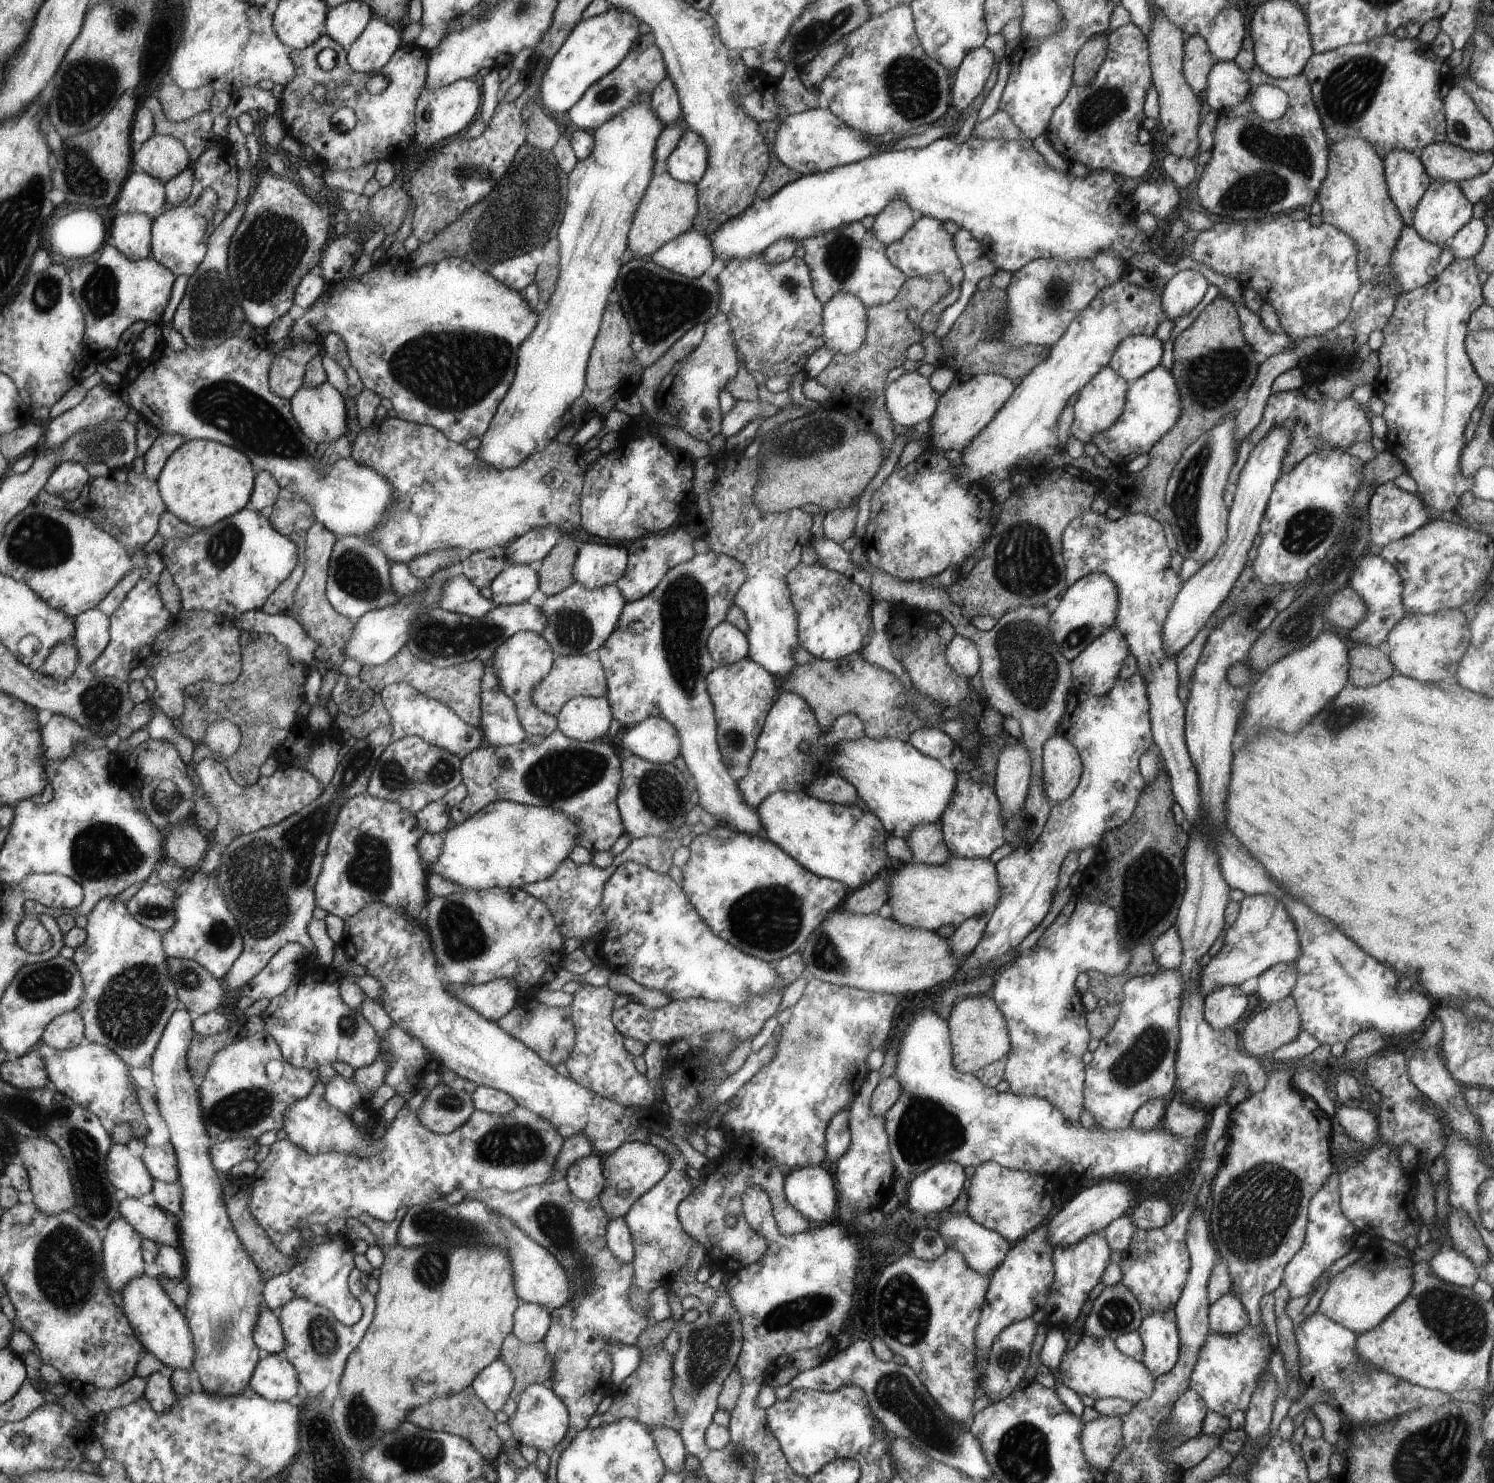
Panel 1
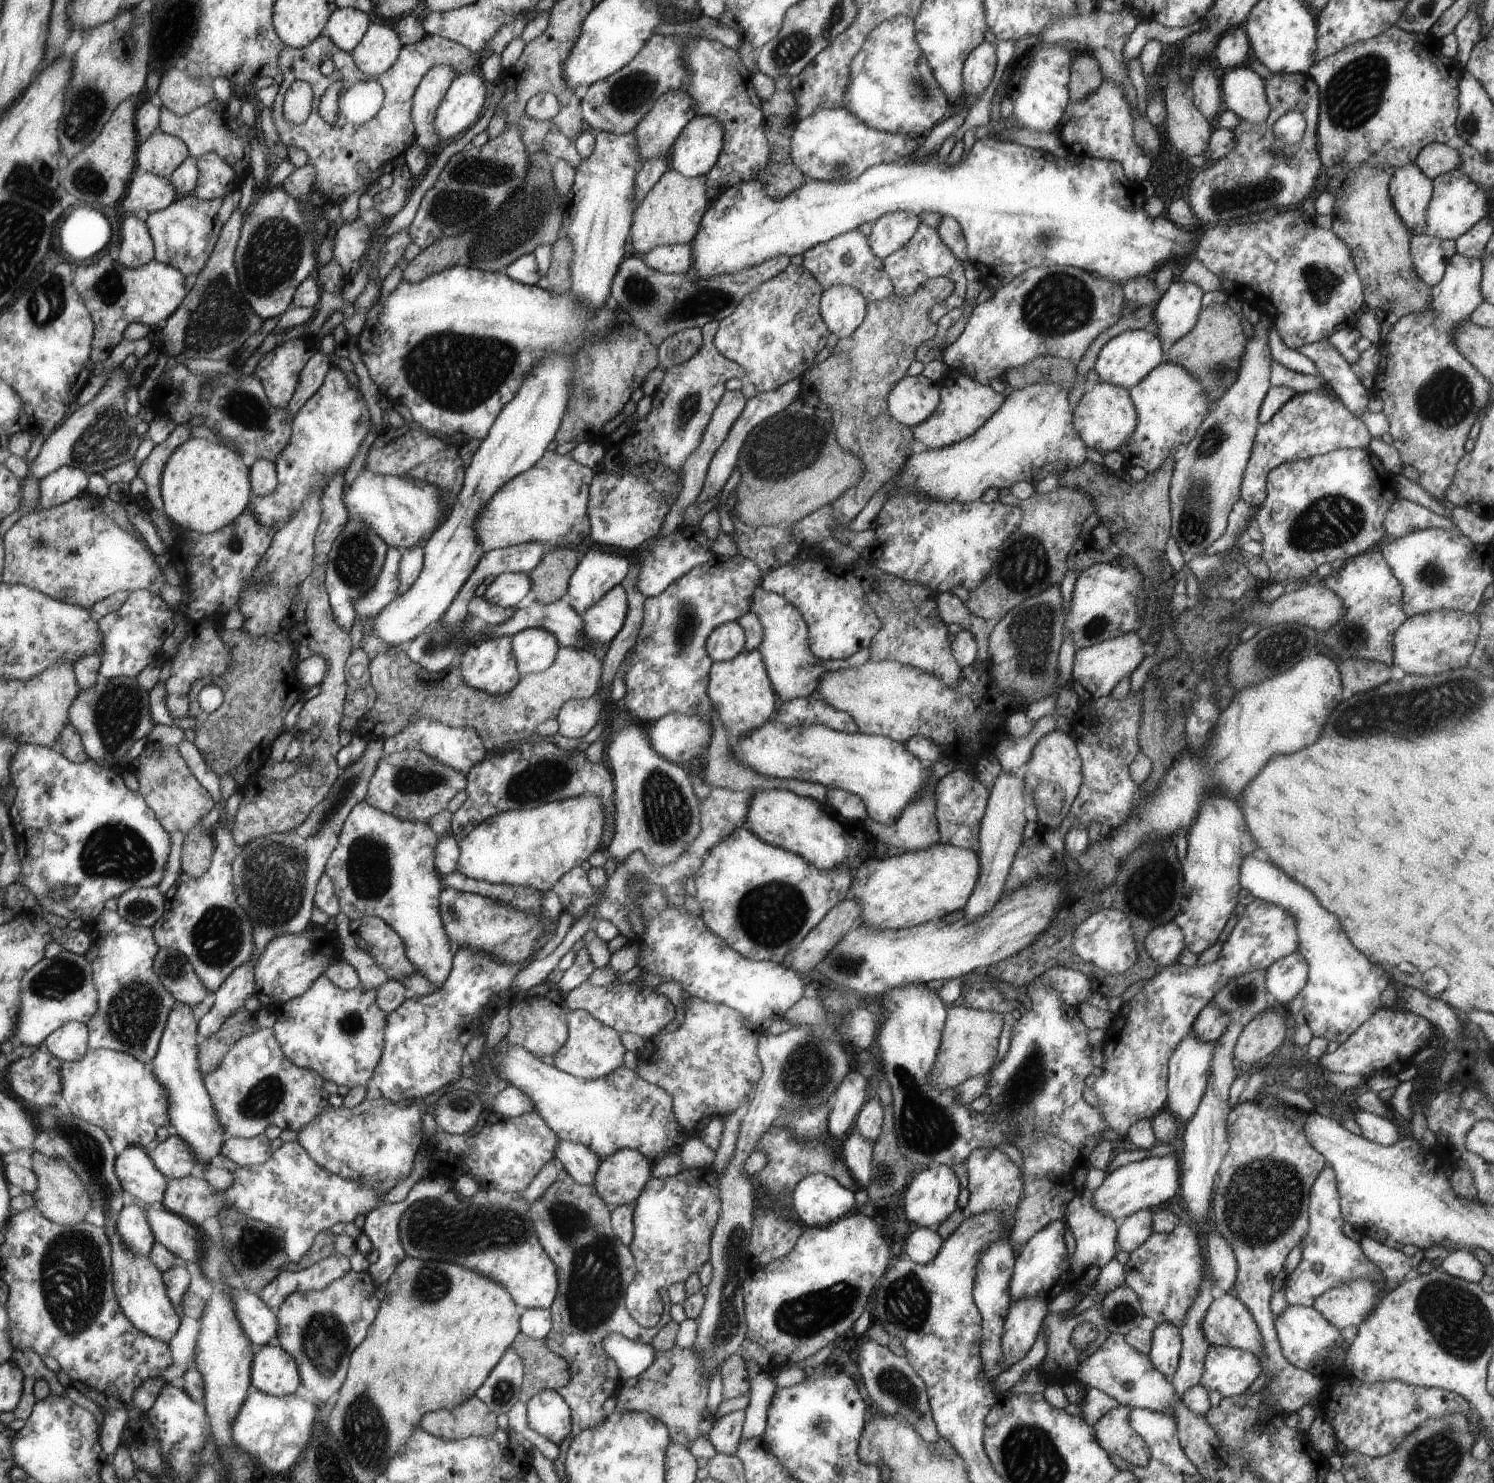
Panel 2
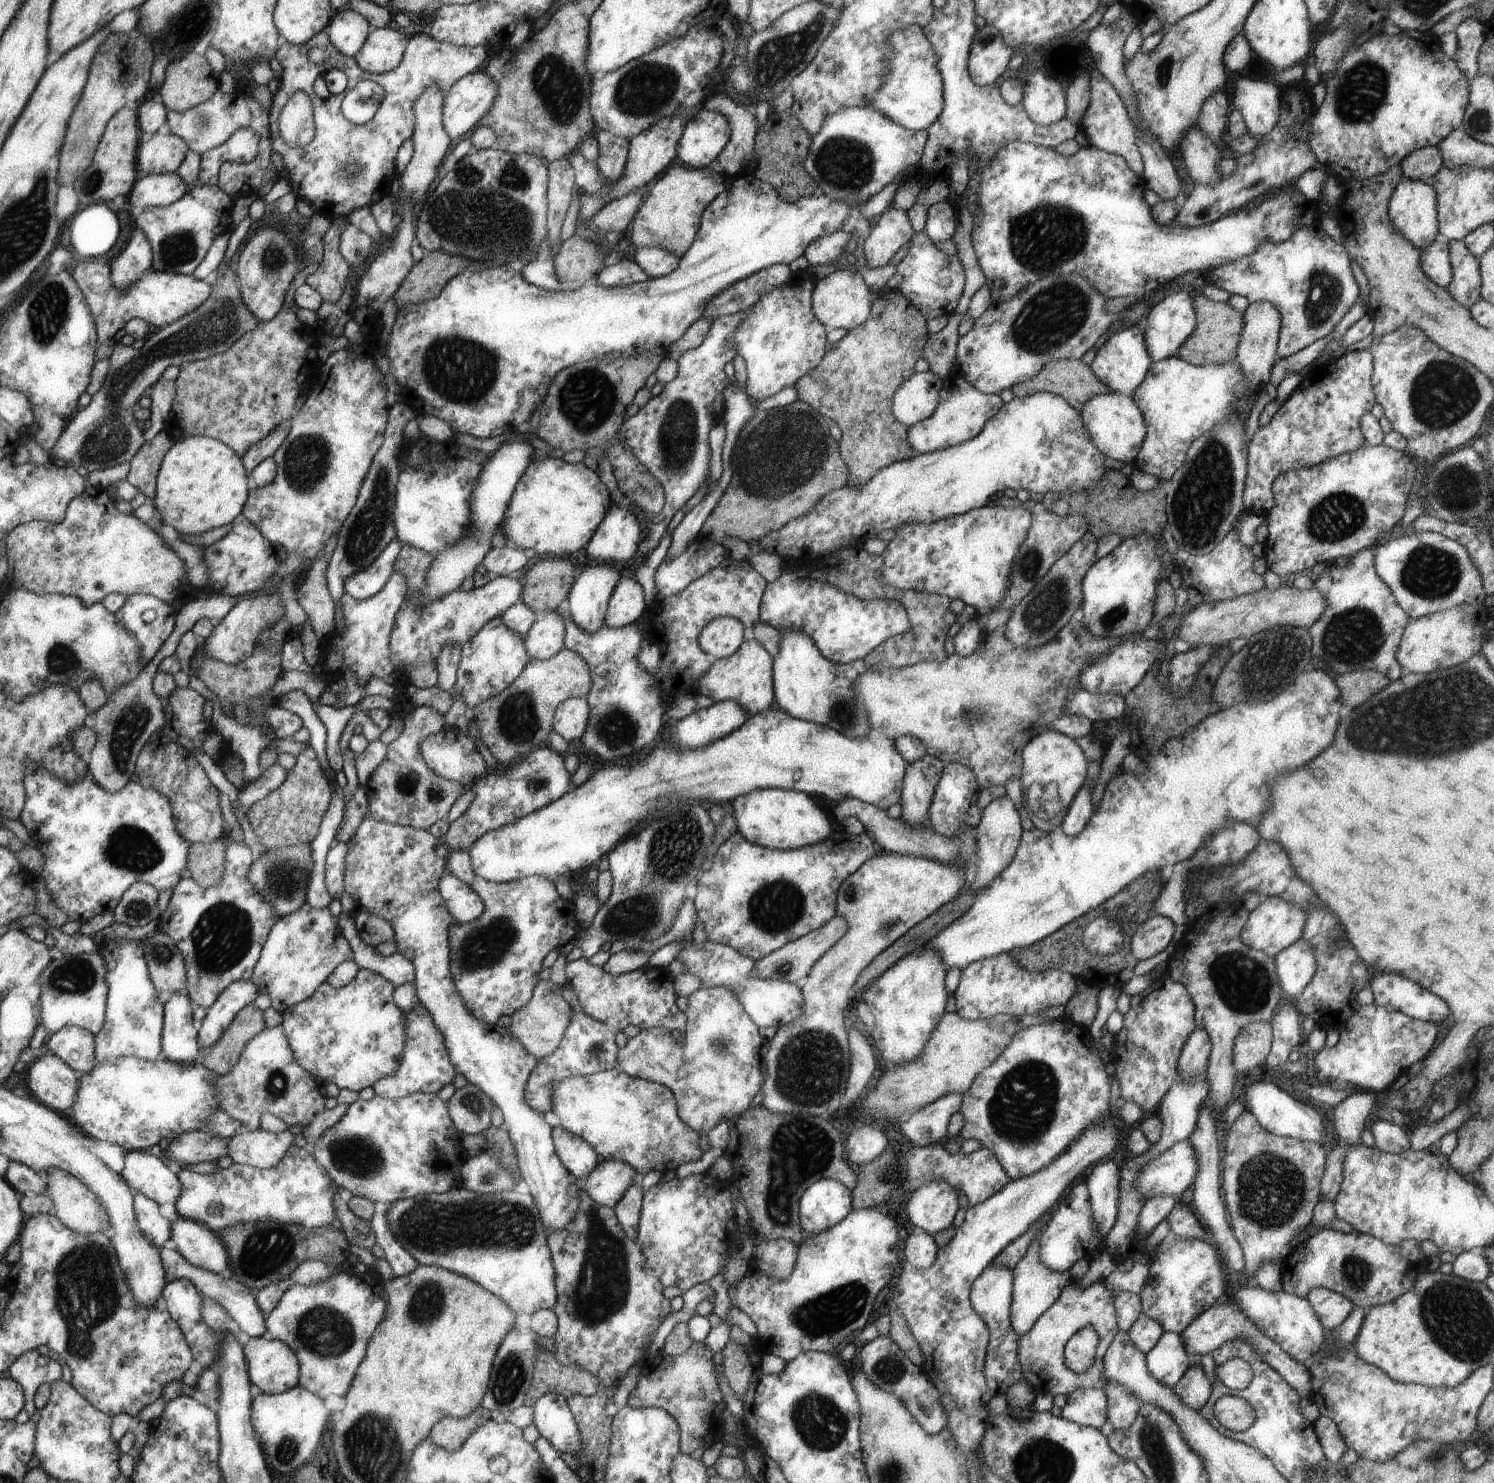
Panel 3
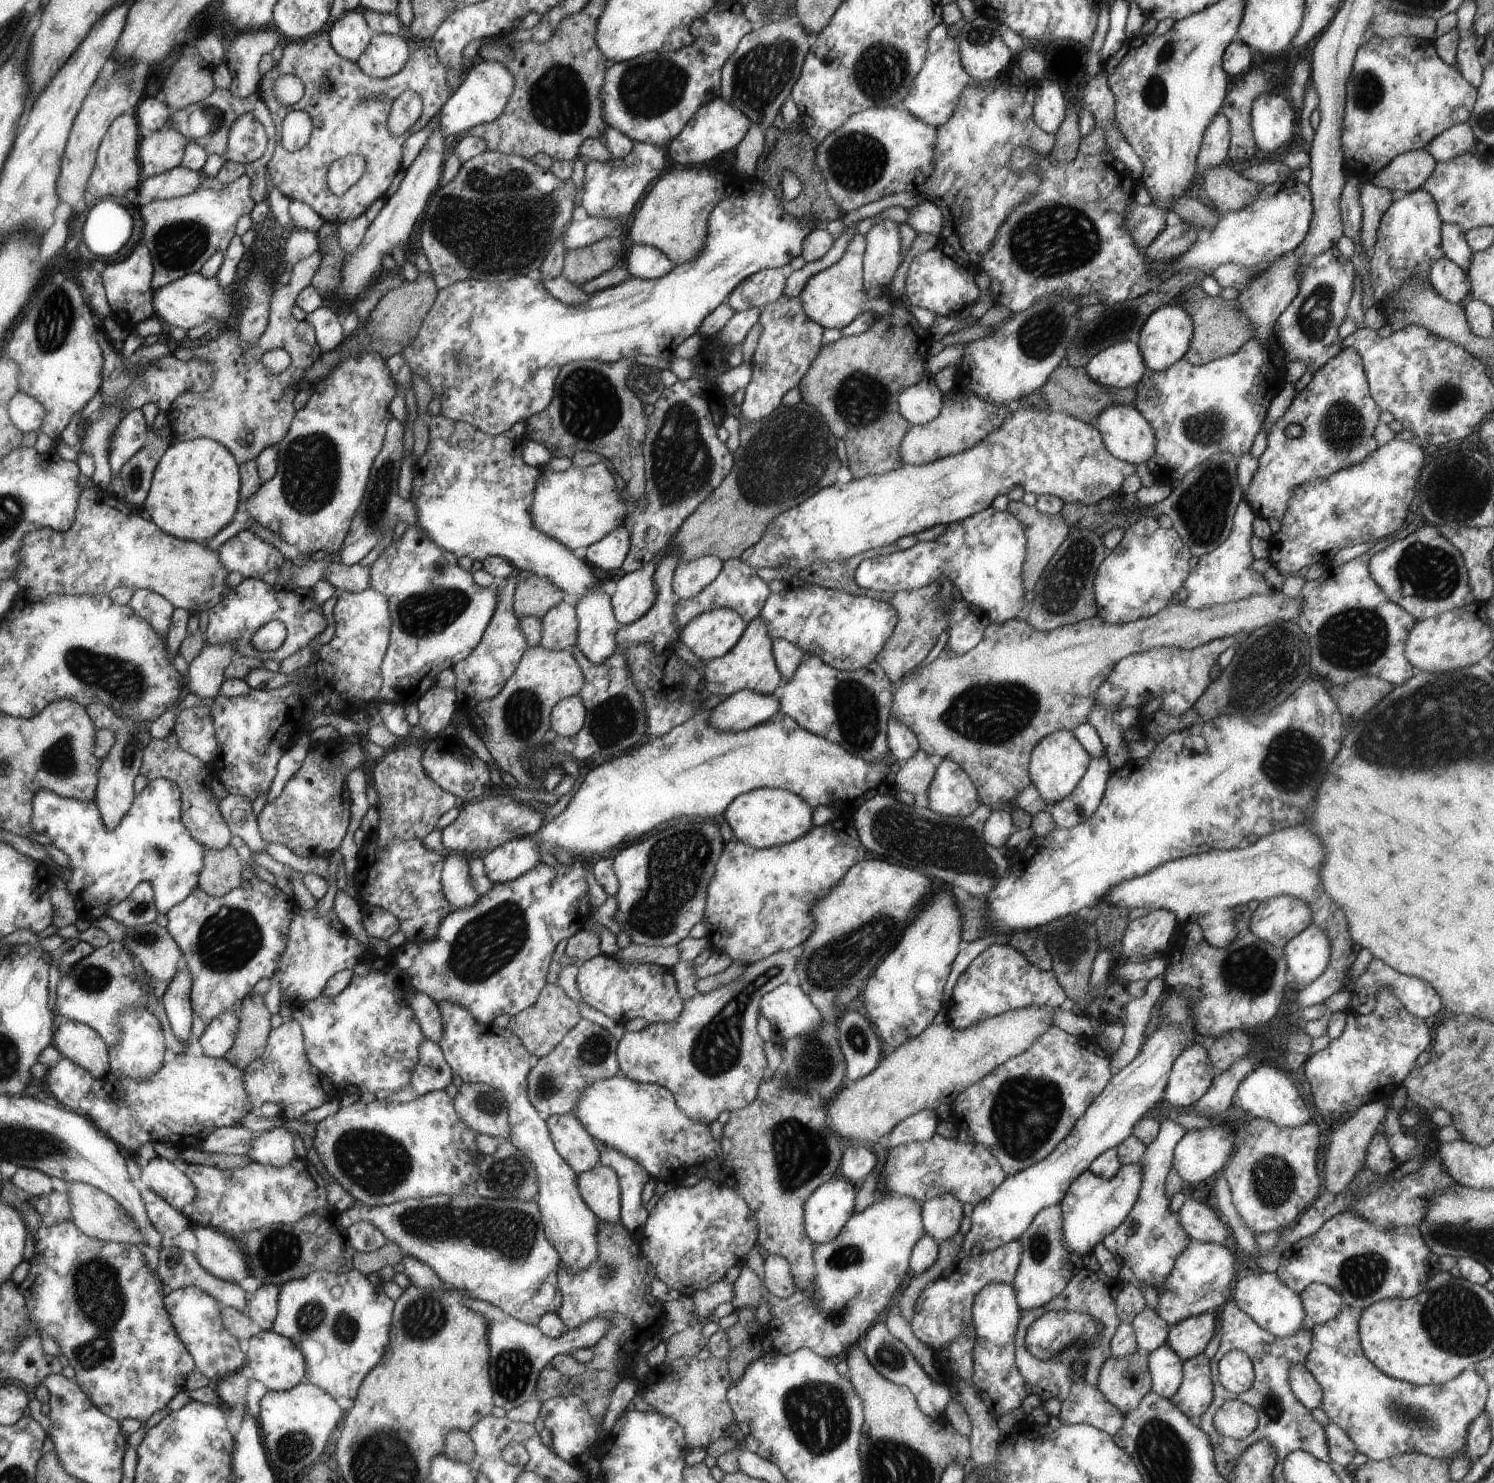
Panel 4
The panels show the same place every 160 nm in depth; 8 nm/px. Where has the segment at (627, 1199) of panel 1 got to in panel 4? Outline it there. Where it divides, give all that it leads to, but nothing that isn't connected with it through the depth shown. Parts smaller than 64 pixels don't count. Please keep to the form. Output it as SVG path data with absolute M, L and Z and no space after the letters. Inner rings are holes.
M596 1165L593 1169L578 1174L579 1191L588 1208L600 1221L618 1225L620 1216L619 1175L607 1165Z

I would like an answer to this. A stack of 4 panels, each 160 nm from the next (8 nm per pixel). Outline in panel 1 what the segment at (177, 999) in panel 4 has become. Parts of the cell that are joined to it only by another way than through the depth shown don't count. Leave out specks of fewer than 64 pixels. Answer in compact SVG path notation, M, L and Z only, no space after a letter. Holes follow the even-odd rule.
M179 1008L172 1014L170 1022L160 1039L159 1047L155 1048L151 1060L152 1080L156 1087L154 1096L156 1106L162 1120L166 1122L170 1132L170 1142L175 1148L179 1168L178 1183L184 1188L183 1215L178 1219L180 1224L181 1243L179 1250L185 1260L185 1276L189 1284L189 1297L183 1312L190 1322L190 1329L195 1341L194 1370L198 1372L203 1390L219 1397L239 1395L251 1380L255 1368L262 1358L263 1351L254 1341L255 1324L259 1319L260 1300L256 1298L256 1288L263 1279L258 1266L248 1256L242 1241L227 1213L226 1201L223 1197L223 1185L220 1172L211 1159L212 1136L205 1119L205 1110L201 1105L201 1094L192 1080L192 1072L188 1064L190 1040L194 1036L193 1022L188 1010Z

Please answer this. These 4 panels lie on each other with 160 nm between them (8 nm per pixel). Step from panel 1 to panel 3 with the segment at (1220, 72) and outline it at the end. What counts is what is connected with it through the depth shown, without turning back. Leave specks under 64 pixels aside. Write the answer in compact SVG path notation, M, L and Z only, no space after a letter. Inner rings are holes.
M1242 77L1232 92L1232 104L1242 114L1249 134L1265 137L1278 124L1283 106L1283 87Z

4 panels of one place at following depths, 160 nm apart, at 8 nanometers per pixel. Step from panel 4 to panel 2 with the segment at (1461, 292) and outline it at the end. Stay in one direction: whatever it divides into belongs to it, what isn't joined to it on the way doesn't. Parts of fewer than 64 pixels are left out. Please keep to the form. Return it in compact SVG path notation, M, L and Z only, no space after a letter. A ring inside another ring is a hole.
M1423 234L1411 236L1410 256L1414 272L1430 287L1440 283L1454 254L1457 250L1452 240L1438 240Z

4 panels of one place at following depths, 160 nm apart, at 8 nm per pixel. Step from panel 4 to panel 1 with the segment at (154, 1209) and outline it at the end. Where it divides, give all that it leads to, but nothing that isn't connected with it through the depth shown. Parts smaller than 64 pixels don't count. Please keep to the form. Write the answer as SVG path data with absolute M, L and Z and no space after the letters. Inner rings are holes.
M118 1216L106 1228L103 1240L104 1278L109 1293L119 1300L130 1279L144 1274L143 1236L124 1217Z

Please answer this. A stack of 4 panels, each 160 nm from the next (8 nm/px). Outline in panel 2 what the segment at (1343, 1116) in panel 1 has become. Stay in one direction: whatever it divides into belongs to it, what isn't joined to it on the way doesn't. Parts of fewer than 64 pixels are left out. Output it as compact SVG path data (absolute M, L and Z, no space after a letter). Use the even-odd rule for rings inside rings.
M1359 1110L1356 1113L1355 1122L1360 1128L1360 1134L1365 1140L1383 1146L1392 1146L1400 1138L1400 1132L1394 1124L1384 1117L1377 1116L1372 1112Z

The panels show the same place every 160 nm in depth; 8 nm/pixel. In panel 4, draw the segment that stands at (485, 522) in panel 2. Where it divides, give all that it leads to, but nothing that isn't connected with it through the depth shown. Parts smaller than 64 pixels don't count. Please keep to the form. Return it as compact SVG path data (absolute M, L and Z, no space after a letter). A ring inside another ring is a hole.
M601 461L587 467L572 465L564 472L546 466L542 470L531 508L536 526L548 536L574 550L588 548L623 526L628 506L614 483L614 476Z

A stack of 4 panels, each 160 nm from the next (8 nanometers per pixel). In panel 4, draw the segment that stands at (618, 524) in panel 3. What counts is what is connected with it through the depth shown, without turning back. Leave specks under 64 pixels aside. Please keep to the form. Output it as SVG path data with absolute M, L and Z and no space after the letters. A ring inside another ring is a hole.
M622 526L588 547L585 557L592 566L610 572L622 566L628 550L630 550L630 534Z

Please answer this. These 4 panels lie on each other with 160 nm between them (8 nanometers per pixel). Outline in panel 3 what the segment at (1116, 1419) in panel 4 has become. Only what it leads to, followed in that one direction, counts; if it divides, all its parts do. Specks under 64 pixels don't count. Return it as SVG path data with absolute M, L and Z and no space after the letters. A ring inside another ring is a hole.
M1085 1326L1072 1338L1068 1339L1064 1347L1064 1362L1077 1370L1084 1369L1094 1362L1098 1335L1091 1326ZM1076 1388L1068 1395L1061 1417L1080 1426L1102 1428L1109 1421L1106 1393L1103 1389Z

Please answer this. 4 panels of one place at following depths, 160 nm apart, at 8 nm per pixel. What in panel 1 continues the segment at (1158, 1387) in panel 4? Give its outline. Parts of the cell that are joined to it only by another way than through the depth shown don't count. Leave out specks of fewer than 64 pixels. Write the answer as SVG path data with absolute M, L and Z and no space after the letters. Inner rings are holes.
M1173 1308L1144 1316L1138 1328L1144 1345L1143 1363L1155 1377L1170 1372L1179 1357L1180 1341Z

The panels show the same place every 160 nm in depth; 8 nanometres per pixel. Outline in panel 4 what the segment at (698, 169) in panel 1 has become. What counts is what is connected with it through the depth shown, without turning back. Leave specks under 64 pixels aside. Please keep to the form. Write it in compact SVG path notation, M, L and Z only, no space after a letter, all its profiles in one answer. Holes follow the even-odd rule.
M718 97L695 112L694 118L683 128L683 132L668 143L667 154L682 166L694 167L717 162L724 152L739 146L751 126L752 122L744 112Z

